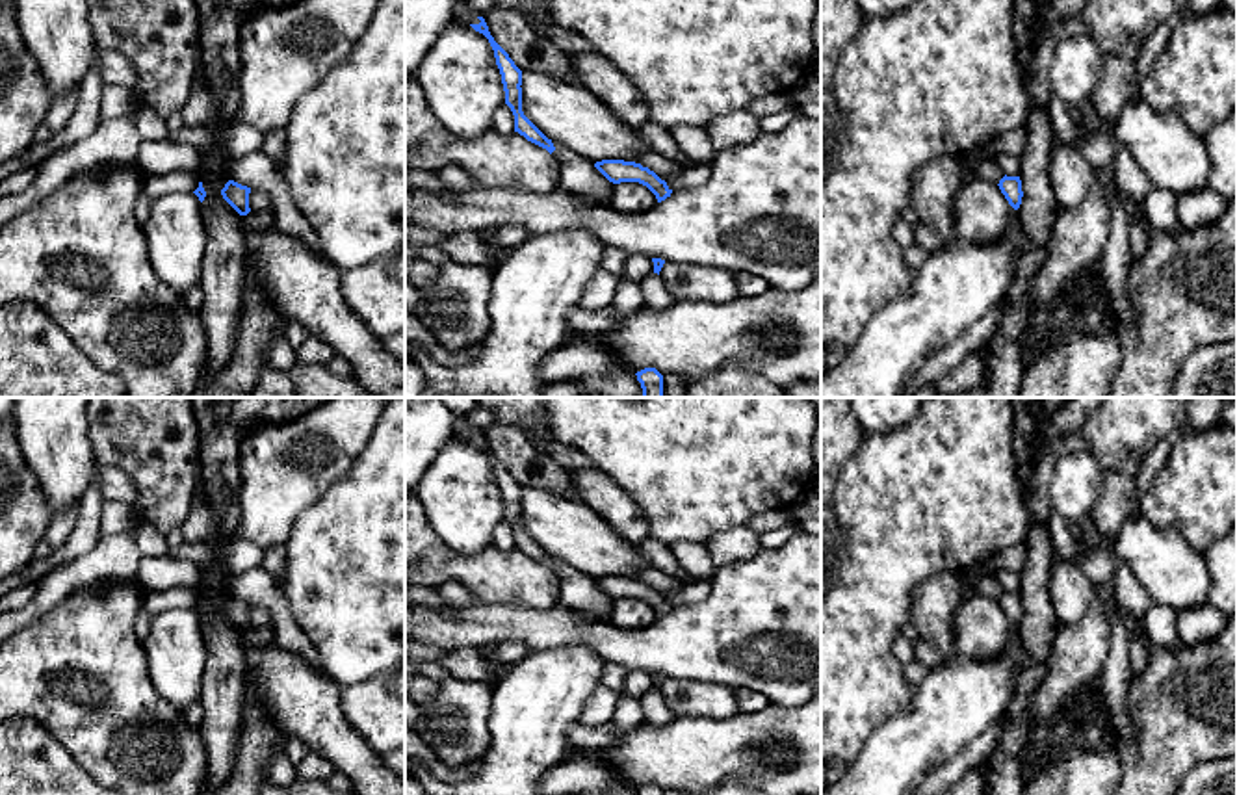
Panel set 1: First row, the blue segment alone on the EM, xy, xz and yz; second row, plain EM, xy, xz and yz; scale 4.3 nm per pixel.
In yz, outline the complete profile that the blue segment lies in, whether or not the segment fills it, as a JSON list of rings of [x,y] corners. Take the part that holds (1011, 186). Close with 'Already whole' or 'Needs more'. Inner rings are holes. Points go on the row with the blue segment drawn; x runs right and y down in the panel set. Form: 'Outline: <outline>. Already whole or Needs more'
Outline: [[[1005,175],[997,186],[999,186],[1001,193],[1005,195],[1005,199],[1009,201],[1009,204],[1014,210],[1018,210],[1022,204],[1022,197],[1023,197],[1020,176],[1007,176]]]. Already whole

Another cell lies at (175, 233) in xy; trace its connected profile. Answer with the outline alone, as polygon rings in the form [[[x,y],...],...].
[[[193,191],[154,199],[141,230],[150,266],[162,282],[180,295],[201,284],[206,232],[201,201]]]

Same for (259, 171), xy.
[[[256,150],[232,158],[227,175],[241,186],[266,191],[273,201],[273,225],[301,240],[308,249],[321,253],[319,236],[293,204],[284,175],[267,154]]]

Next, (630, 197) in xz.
[[[639,182],[615,184],[607,204],[615,212],[637,214],[646,212],[658,202],[656,195]]]

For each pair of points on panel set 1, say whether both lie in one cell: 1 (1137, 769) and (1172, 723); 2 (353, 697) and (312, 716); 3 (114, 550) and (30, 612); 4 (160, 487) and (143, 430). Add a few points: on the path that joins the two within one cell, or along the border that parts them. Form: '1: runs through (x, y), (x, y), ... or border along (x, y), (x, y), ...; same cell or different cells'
1: runs through (1148, 758), (1172, 734); same cell
2: border along (340, 688), (344, 717), (364, 740); different cells
3: runs through (93, 567), (65, 578), (51, 593); same cell
4: runs through (160, 472), (147, 456), (147, 444); same cell

